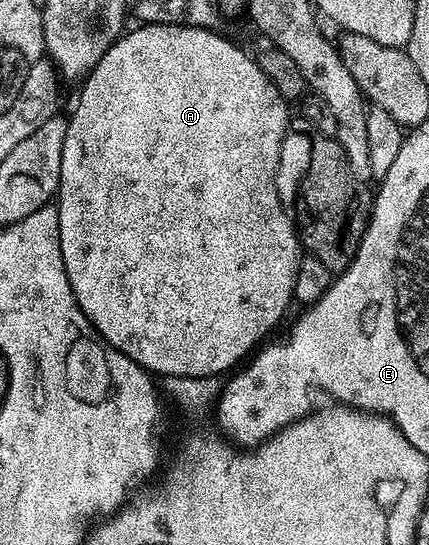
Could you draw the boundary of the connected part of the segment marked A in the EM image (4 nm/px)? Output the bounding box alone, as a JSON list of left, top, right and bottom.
[55,24,303,380]

